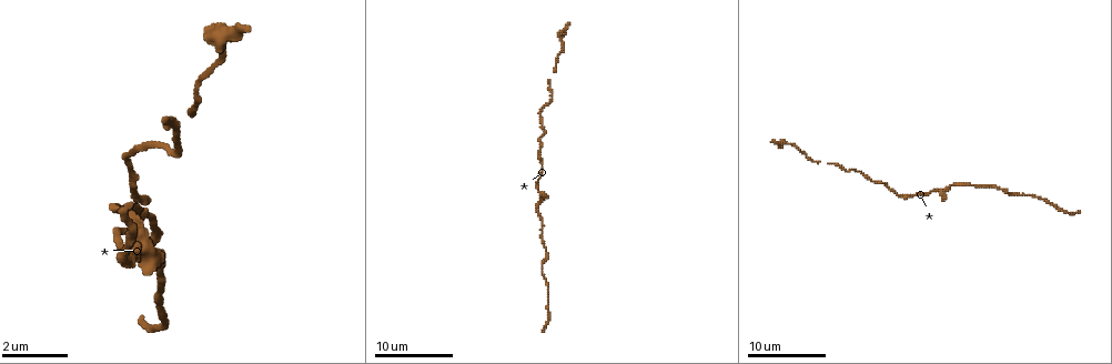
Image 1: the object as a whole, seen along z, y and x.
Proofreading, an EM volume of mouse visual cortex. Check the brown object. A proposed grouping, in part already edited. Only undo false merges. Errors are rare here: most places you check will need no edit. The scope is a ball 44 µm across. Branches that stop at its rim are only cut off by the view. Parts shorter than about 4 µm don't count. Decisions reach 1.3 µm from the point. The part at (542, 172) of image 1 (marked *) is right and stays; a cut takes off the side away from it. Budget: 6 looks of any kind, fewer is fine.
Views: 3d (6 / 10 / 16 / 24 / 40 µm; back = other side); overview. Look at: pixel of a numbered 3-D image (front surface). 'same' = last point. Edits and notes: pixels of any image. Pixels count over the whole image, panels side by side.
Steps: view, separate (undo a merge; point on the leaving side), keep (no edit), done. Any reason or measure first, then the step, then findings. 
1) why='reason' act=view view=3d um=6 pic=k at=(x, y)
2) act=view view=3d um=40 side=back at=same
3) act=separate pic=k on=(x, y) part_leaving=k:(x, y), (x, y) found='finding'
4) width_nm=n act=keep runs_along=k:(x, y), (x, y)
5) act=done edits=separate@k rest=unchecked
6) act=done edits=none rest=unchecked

why='sudden change in width' act=view view=3d um=16 pic=1 at=(937, 190)

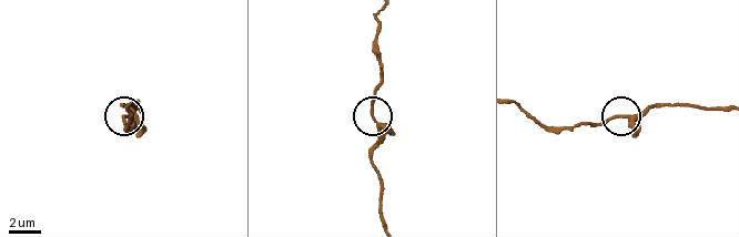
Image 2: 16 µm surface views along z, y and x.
why='closer look' act=view view=3d um=6 pic=2 at=(122, 115)

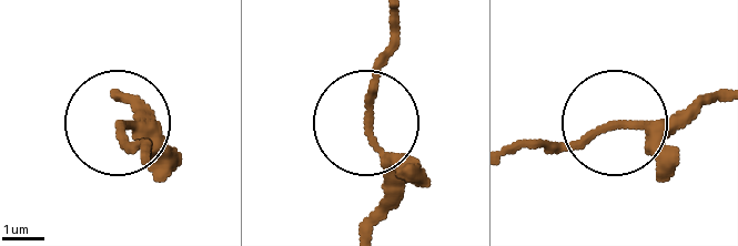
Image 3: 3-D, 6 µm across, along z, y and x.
act=keep runs_along=3:(391, 49), (365, 120), (383, 212) found='one neuron here'

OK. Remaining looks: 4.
act=view view=3d um=10 pic=1 at=(129, 238)

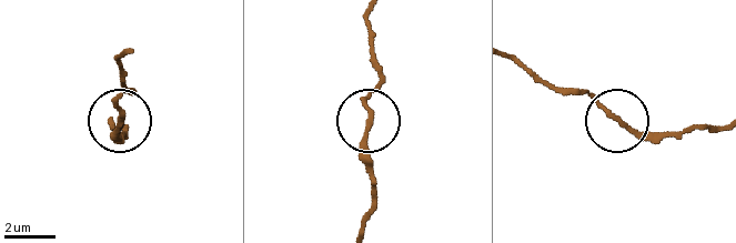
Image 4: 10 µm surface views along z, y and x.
act=keep runs_along=4:(374, 205), (368, 100), (380, 70) found='one neuron here'

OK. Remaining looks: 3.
why='thick turns thin' act=view view=3d um=10 pic=1 at=(1013, 195)

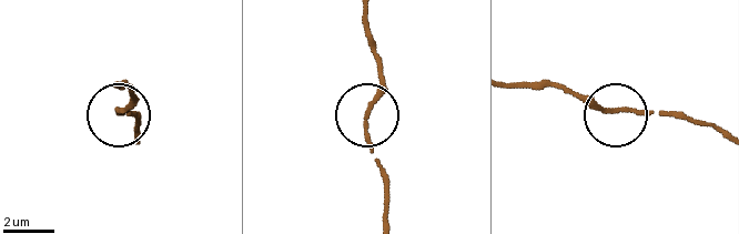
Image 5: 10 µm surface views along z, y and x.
act=keep runs_along=5:(367, 11), (367, 37), (380, 69), (367, 139), (380, 174) found='one neuron here'

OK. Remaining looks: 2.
act=done edits=none rest=unchecked

